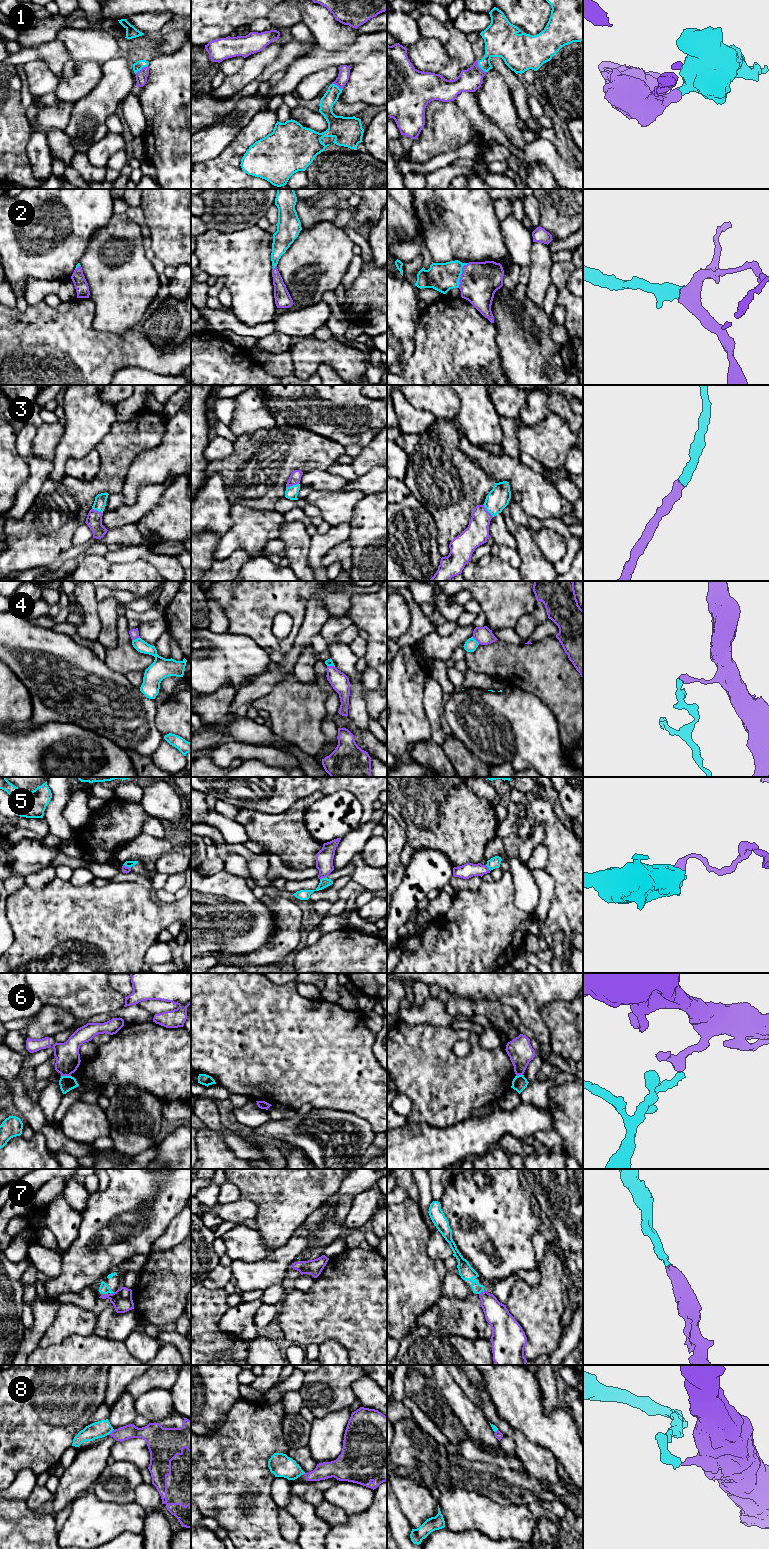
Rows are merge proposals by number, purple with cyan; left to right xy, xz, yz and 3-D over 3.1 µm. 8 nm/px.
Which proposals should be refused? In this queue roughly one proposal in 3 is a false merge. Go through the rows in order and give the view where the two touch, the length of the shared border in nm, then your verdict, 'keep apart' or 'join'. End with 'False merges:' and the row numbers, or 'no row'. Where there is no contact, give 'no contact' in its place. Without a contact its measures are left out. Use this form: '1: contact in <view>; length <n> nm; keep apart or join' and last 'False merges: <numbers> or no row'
1: contact in yz; length 120 nm; join
2: contact in yz; length 220 nm; join
3: contact in xz; length 110 nm; join
4: contact in xy; length 70 nm; keep apart
5: contact in xz; length 60 nm; keep apart
6: contact in xy; length 80 nm; keep apart
7: contact in yz; length 60 nm; join
8: contact in xy; length 60 nm; keep apart
False merges: 4, 5, 6, 8

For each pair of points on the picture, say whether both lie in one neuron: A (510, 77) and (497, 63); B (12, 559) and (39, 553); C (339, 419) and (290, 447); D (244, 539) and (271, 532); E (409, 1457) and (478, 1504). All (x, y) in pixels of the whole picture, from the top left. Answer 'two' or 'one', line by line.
A: one
B: one
C: two
D: one
E: two

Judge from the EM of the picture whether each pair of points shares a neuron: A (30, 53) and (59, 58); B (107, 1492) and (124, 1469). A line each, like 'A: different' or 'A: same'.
A: same
B: same

